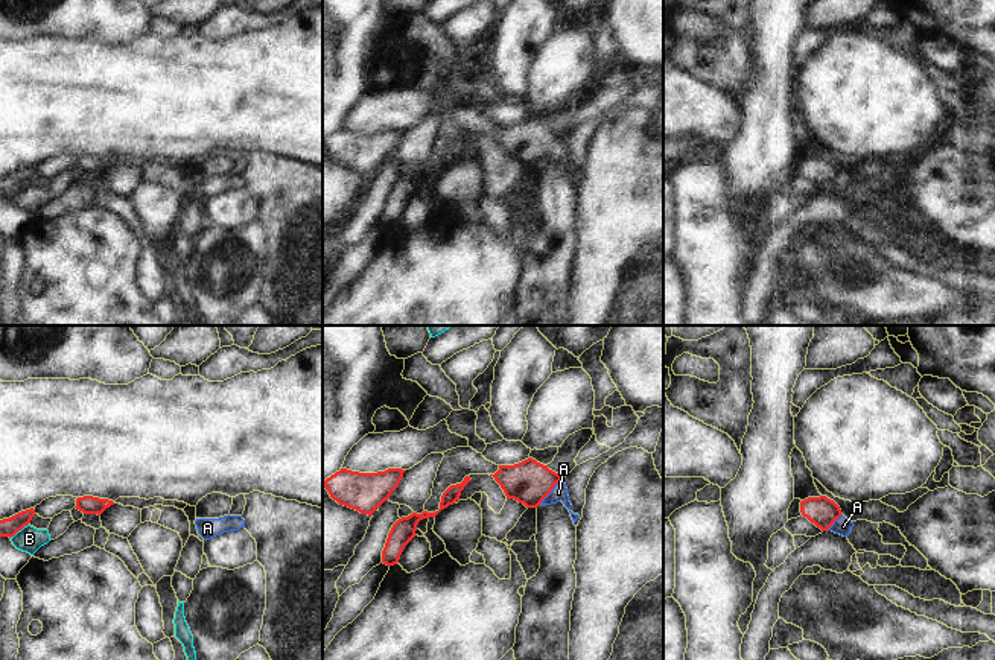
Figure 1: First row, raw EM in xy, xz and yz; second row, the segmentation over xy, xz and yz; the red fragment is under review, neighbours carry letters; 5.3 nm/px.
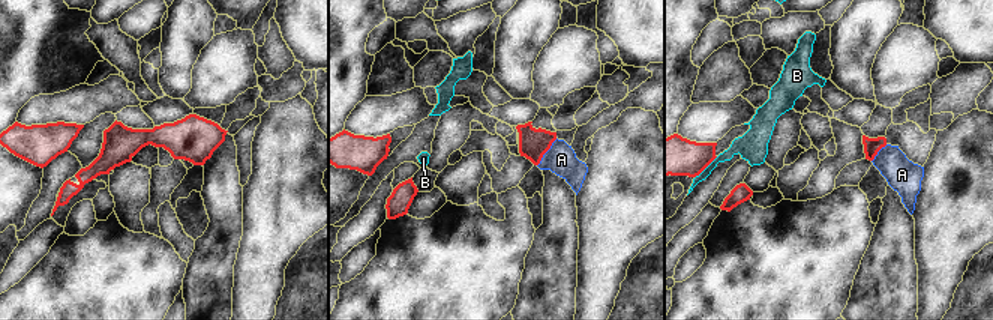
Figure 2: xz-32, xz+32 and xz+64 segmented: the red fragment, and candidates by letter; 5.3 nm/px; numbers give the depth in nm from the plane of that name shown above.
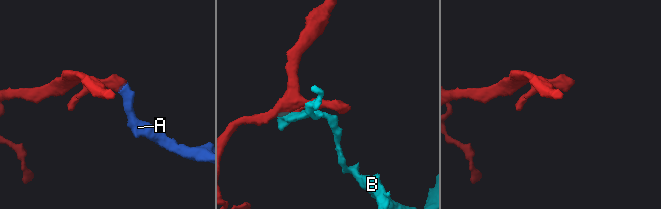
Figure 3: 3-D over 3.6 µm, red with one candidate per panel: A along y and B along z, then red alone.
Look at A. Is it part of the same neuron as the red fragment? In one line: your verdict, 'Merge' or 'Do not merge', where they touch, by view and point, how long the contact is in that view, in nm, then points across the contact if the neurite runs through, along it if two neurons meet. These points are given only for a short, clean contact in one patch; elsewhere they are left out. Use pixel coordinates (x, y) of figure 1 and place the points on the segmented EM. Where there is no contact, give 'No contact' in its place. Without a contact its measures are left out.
Merge. Touches red at xz (551, 490). Shared border 180 nm. Path across: xz (528, 482), (551, 490), (559, 493).

